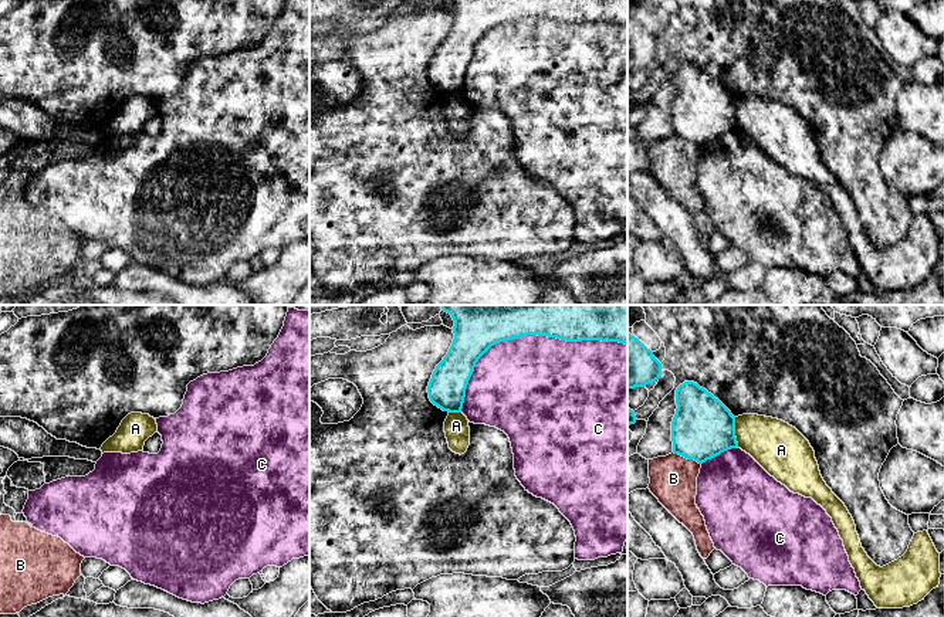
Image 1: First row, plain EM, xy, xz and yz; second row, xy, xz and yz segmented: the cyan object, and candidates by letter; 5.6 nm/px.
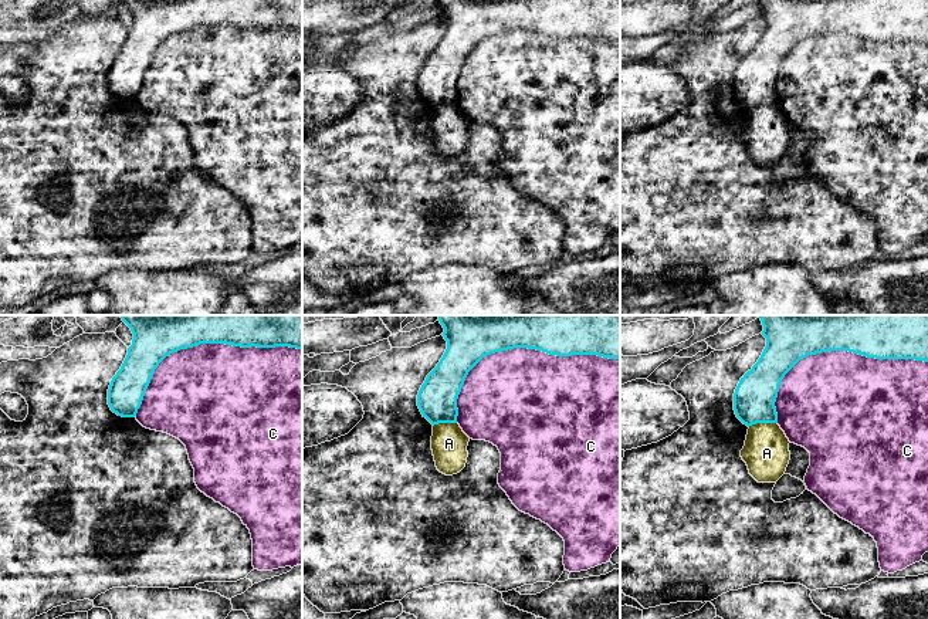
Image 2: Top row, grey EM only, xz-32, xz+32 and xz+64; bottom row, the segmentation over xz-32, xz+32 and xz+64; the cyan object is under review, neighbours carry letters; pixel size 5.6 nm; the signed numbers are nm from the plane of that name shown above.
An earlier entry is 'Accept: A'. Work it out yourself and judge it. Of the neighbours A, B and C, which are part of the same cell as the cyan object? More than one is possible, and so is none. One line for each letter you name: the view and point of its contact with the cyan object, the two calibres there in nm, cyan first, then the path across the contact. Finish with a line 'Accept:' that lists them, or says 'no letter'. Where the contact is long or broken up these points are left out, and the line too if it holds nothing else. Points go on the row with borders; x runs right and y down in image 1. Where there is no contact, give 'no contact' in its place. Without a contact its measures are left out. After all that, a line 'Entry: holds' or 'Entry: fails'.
Accept: no letter
Entry: fails

